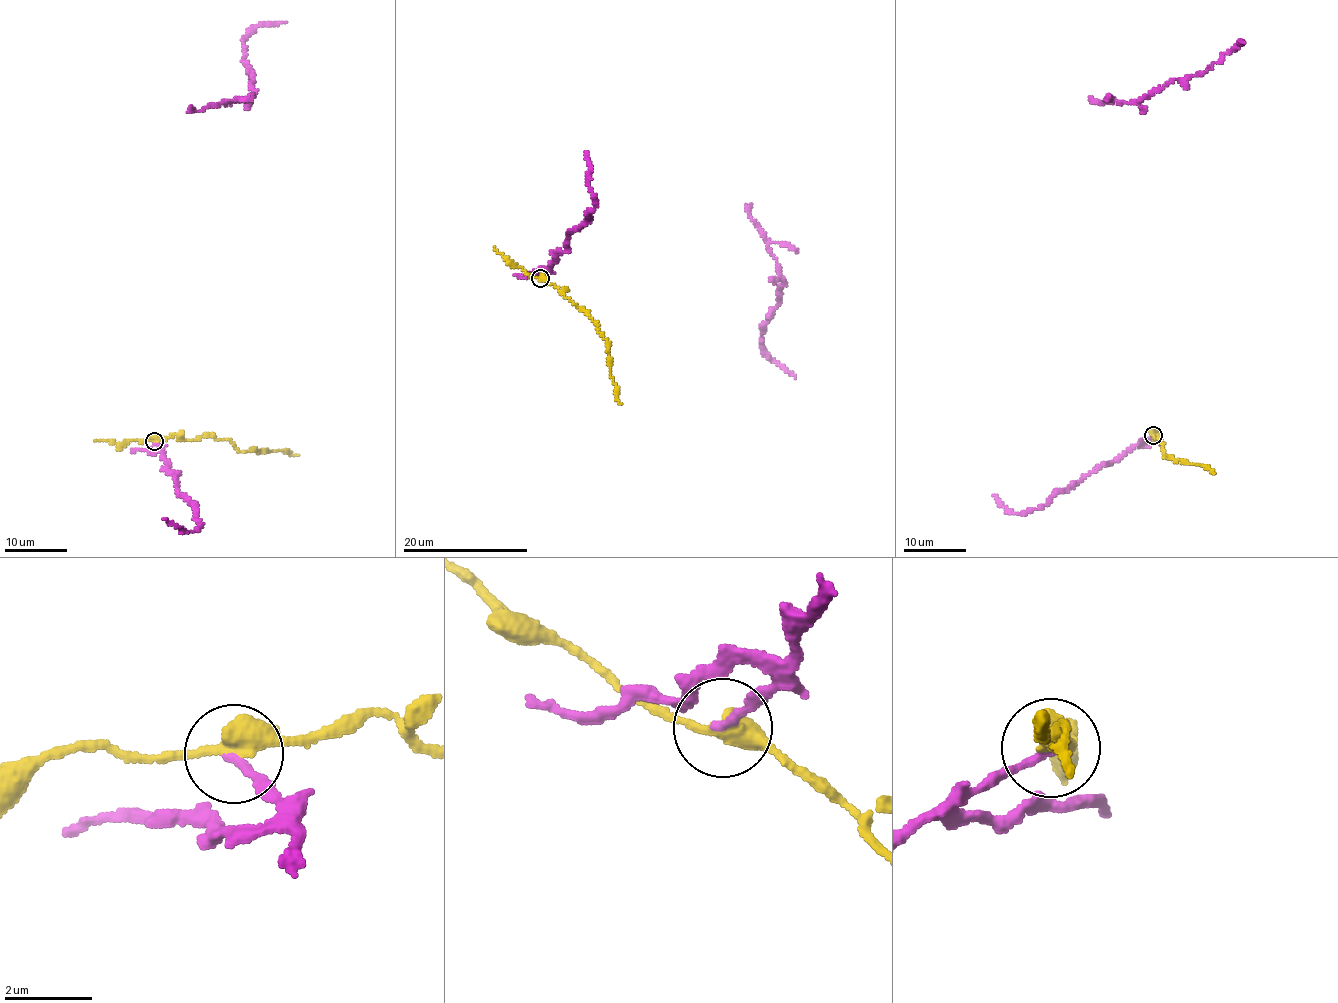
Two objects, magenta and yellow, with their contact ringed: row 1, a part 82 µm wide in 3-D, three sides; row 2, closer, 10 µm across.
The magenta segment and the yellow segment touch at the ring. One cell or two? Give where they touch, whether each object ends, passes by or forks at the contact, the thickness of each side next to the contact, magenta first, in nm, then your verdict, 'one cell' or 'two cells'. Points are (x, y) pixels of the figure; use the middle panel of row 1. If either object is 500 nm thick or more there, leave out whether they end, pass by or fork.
at (540, 278); magenta ends there; yellow passes by; 190 nm thick on the magenta side, 440 nm on the other; two cells

